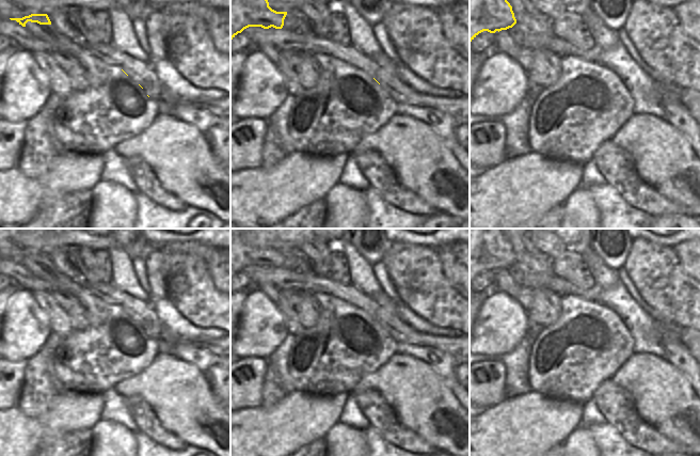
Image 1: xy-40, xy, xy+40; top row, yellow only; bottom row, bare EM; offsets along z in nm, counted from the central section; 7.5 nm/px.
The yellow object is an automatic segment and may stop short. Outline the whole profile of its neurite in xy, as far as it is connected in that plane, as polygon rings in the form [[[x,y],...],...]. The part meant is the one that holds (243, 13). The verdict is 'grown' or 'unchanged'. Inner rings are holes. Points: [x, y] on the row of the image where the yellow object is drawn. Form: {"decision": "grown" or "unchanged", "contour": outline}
{"decision": "unchanged", "contour": [[[230,0],[230,41],[249,27],[282,29],[287,12],[276,12],[269,6],[268,0]]]}

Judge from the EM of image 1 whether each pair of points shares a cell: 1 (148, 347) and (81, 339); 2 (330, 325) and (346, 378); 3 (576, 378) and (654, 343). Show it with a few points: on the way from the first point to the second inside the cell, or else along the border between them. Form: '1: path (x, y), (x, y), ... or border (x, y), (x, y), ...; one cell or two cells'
1: path (132, 358), (123, 356), (118, 351), (98, 351); one cell
2: path (338, 337), (338, 365); one cell
3: border (626, 329), (633, 340), (634, 352); two cells

